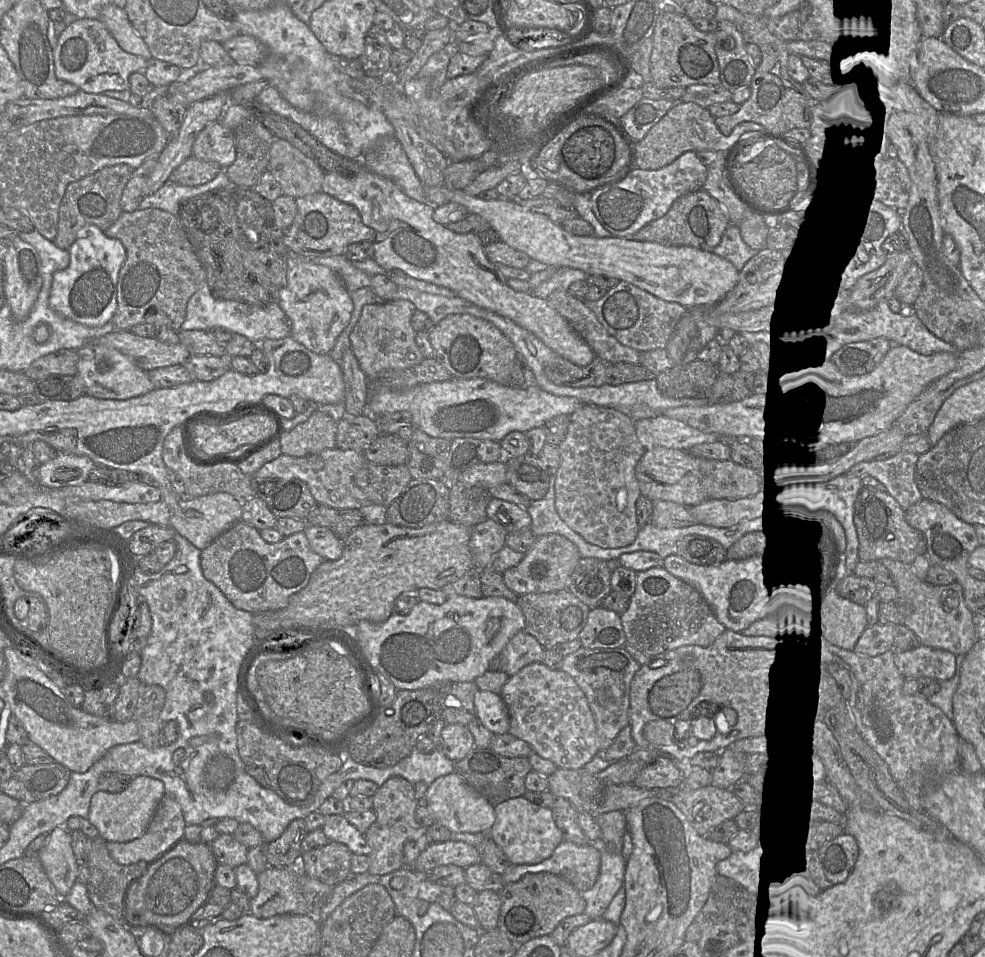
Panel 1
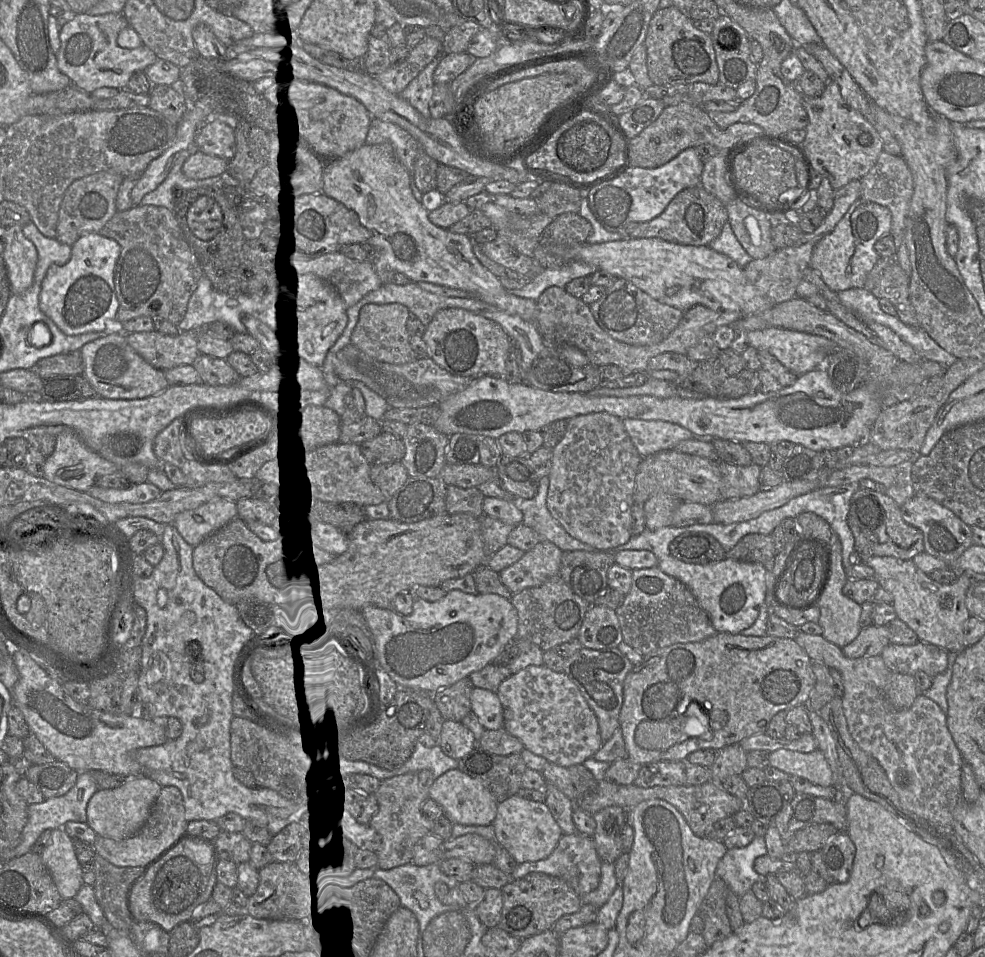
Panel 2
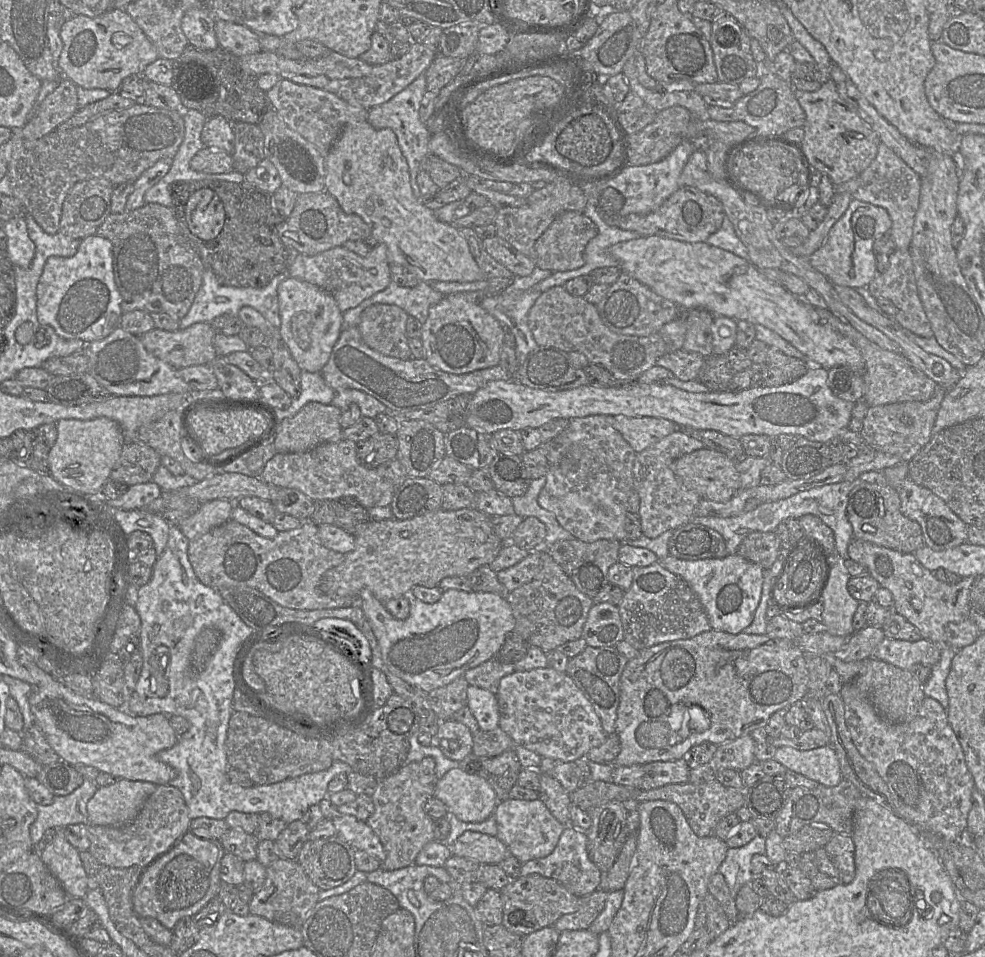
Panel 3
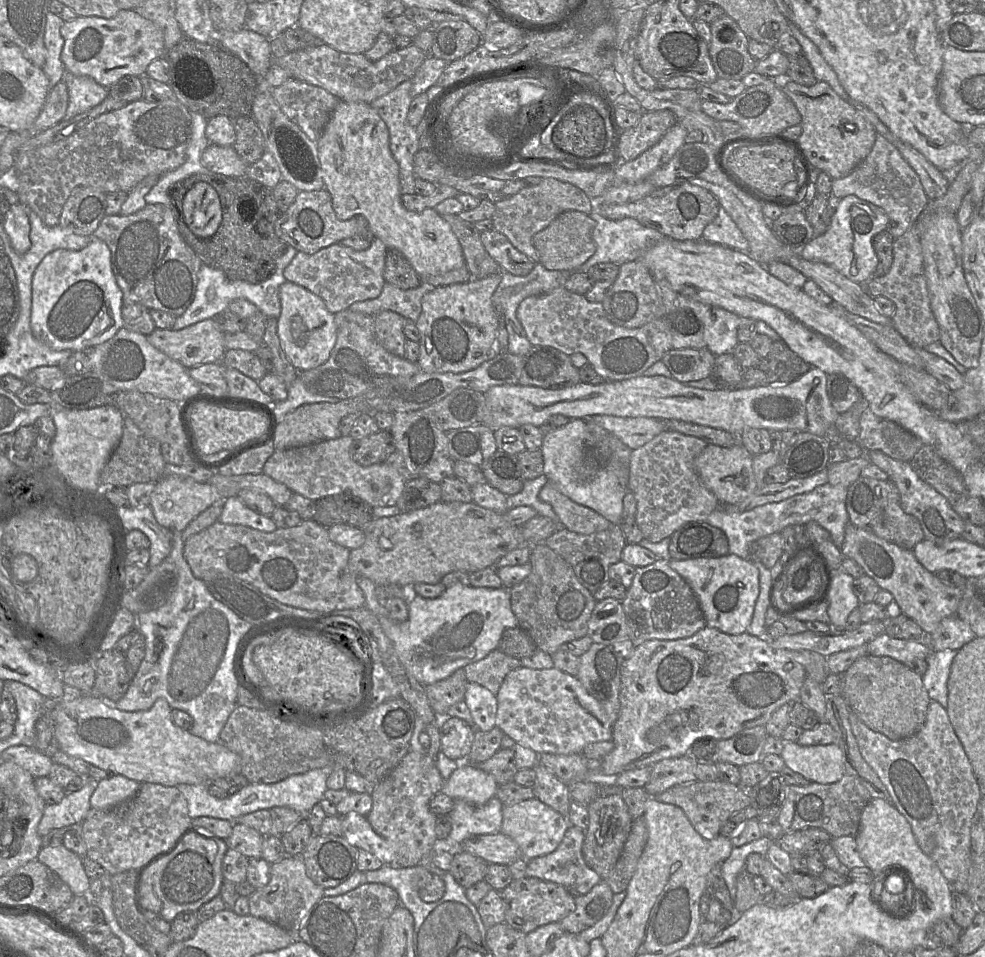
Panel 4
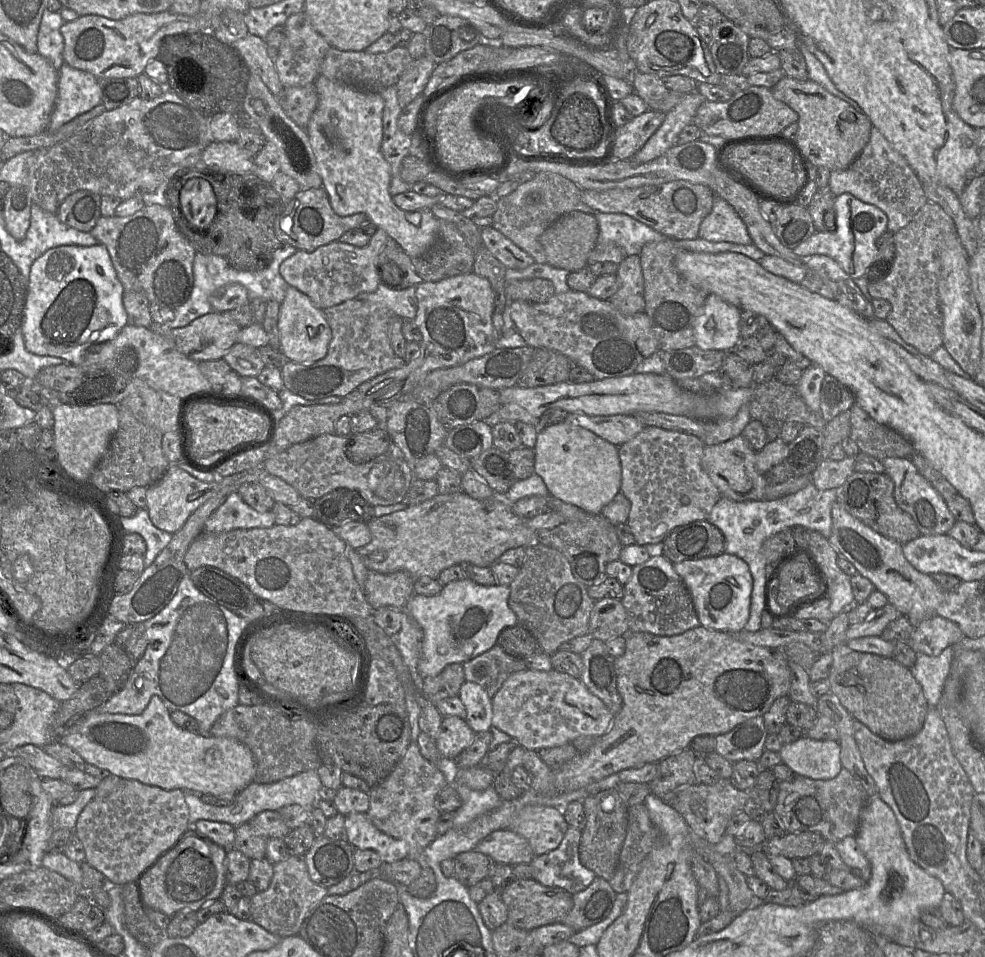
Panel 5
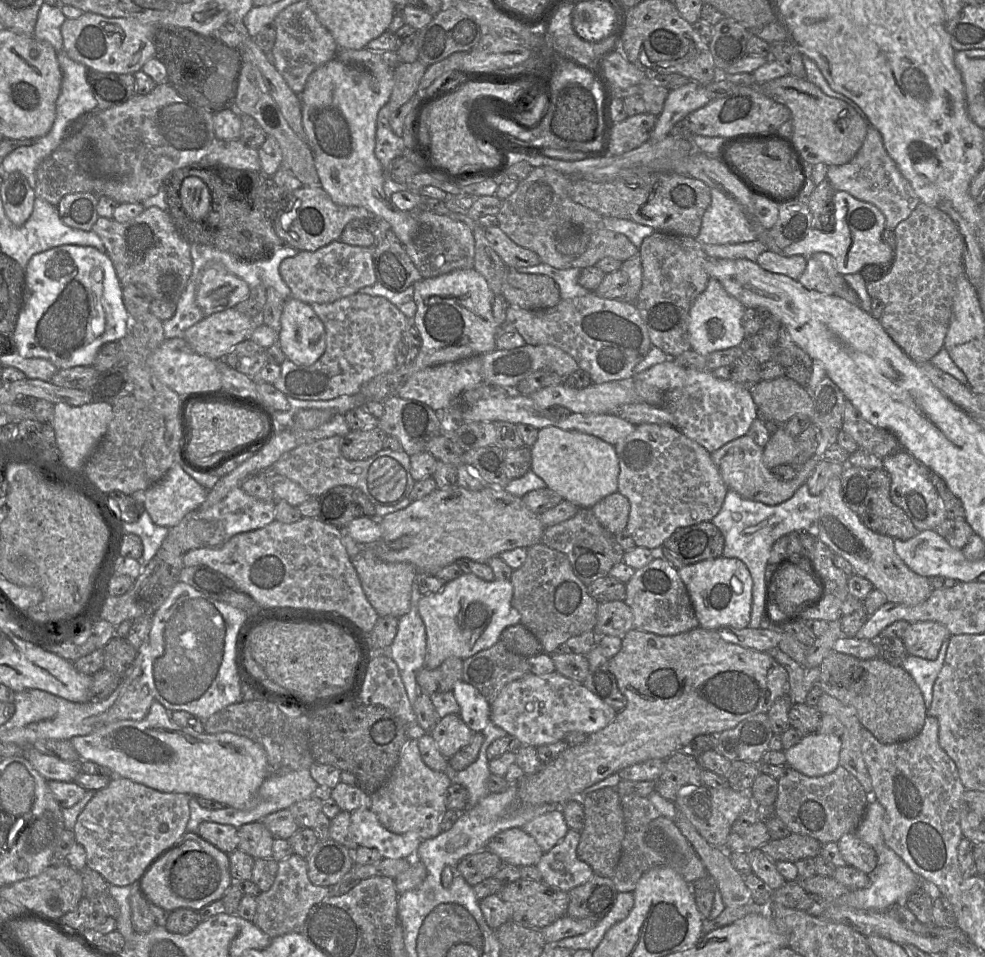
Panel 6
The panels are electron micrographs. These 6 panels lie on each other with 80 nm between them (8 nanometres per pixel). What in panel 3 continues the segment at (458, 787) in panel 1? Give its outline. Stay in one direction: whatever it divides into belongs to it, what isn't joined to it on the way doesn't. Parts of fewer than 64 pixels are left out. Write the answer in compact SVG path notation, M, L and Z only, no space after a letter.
M459 767L449 770L436 781L434 797L446 805L448 814L455 815L463 822L483 822L494 813L498 804L493 788L485 779L468 774Z

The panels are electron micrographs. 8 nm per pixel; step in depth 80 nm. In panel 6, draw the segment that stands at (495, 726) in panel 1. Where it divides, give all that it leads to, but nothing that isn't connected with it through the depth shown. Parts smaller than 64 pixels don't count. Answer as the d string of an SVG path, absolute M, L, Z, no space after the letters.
M457 681L452 693L459 704L459 716L474 732L482 732L490 720L490 704L472 685Z

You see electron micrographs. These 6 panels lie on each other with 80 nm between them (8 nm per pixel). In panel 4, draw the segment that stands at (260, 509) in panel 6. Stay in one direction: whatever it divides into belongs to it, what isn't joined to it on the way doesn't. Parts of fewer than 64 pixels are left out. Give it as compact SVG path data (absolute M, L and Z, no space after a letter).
M238 496L229 497L222 502L222 512L218 521L224 524L244 525L264 532L277 529L271 515L253 511Z

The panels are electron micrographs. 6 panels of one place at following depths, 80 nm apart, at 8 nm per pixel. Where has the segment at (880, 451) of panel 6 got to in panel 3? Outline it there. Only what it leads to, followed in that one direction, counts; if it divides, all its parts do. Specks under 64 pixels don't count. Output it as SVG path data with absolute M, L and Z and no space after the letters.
M938 386L932 397L925 402L907 401L869 406L860 431L863 443L873 450L895 455L902 462L910 462L932 439L932 429L947 390L946 387Z

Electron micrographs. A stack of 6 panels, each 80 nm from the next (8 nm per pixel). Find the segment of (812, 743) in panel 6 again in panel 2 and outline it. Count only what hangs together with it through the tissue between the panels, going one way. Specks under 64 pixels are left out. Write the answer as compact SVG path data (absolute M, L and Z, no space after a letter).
M778 749L769 755L769 766L789 776L804 778L816 785L833 786L833 774L823 753L816 749L809 753Z

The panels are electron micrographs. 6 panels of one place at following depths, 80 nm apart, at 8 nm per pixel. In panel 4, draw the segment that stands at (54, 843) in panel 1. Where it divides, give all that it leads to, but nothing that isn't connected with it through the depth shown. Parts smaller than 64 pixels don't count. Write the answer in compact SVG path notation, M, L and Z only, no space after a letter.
M63 844L56 847L42 847L37 859L57 873L74 895L88 894L90 878L84 870L81 857Z

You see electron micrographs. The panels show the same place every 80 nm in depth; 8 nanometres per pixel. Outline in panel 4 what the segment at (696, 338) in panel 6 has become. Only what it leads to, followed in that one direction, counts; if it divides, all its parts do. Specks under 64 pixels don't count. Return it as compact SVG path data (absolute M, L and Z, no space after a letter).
M712 307L704 338L706 348L715 356L731 353L738 344L739 316L720 307Z

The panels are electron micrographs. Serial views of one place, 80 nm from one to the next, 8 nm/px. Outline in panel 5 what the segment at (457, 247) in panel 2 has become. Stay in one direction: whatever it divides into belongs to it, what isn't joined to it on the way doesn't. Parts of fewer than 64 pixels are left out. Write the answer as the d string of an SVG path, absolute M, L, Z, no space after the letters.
M319 75L313 84L318 94L318 105L305 131L316 158L322 186L329 196L333 211L339 216L364 213L377 228L383 229L393 238L411 258L424 256L438 241L439 219L430 210L405 211L393 202L389 192L391 166L381 151L384 109L381 94L334 82L323 75Z

